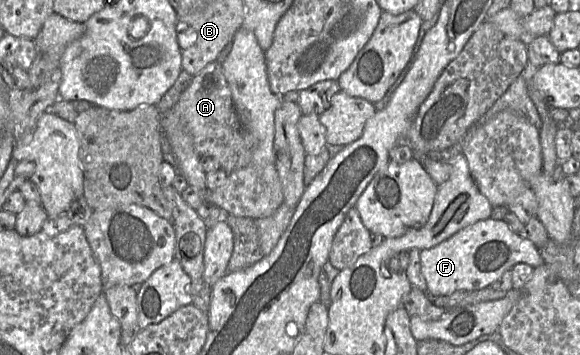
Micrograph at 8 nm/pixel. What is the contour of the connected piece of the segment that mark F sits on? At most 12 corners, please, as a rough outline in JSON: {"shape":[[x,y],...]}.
{"shape":[[503,220],[420,252],[427,293],[486,288],[545,262]]}

